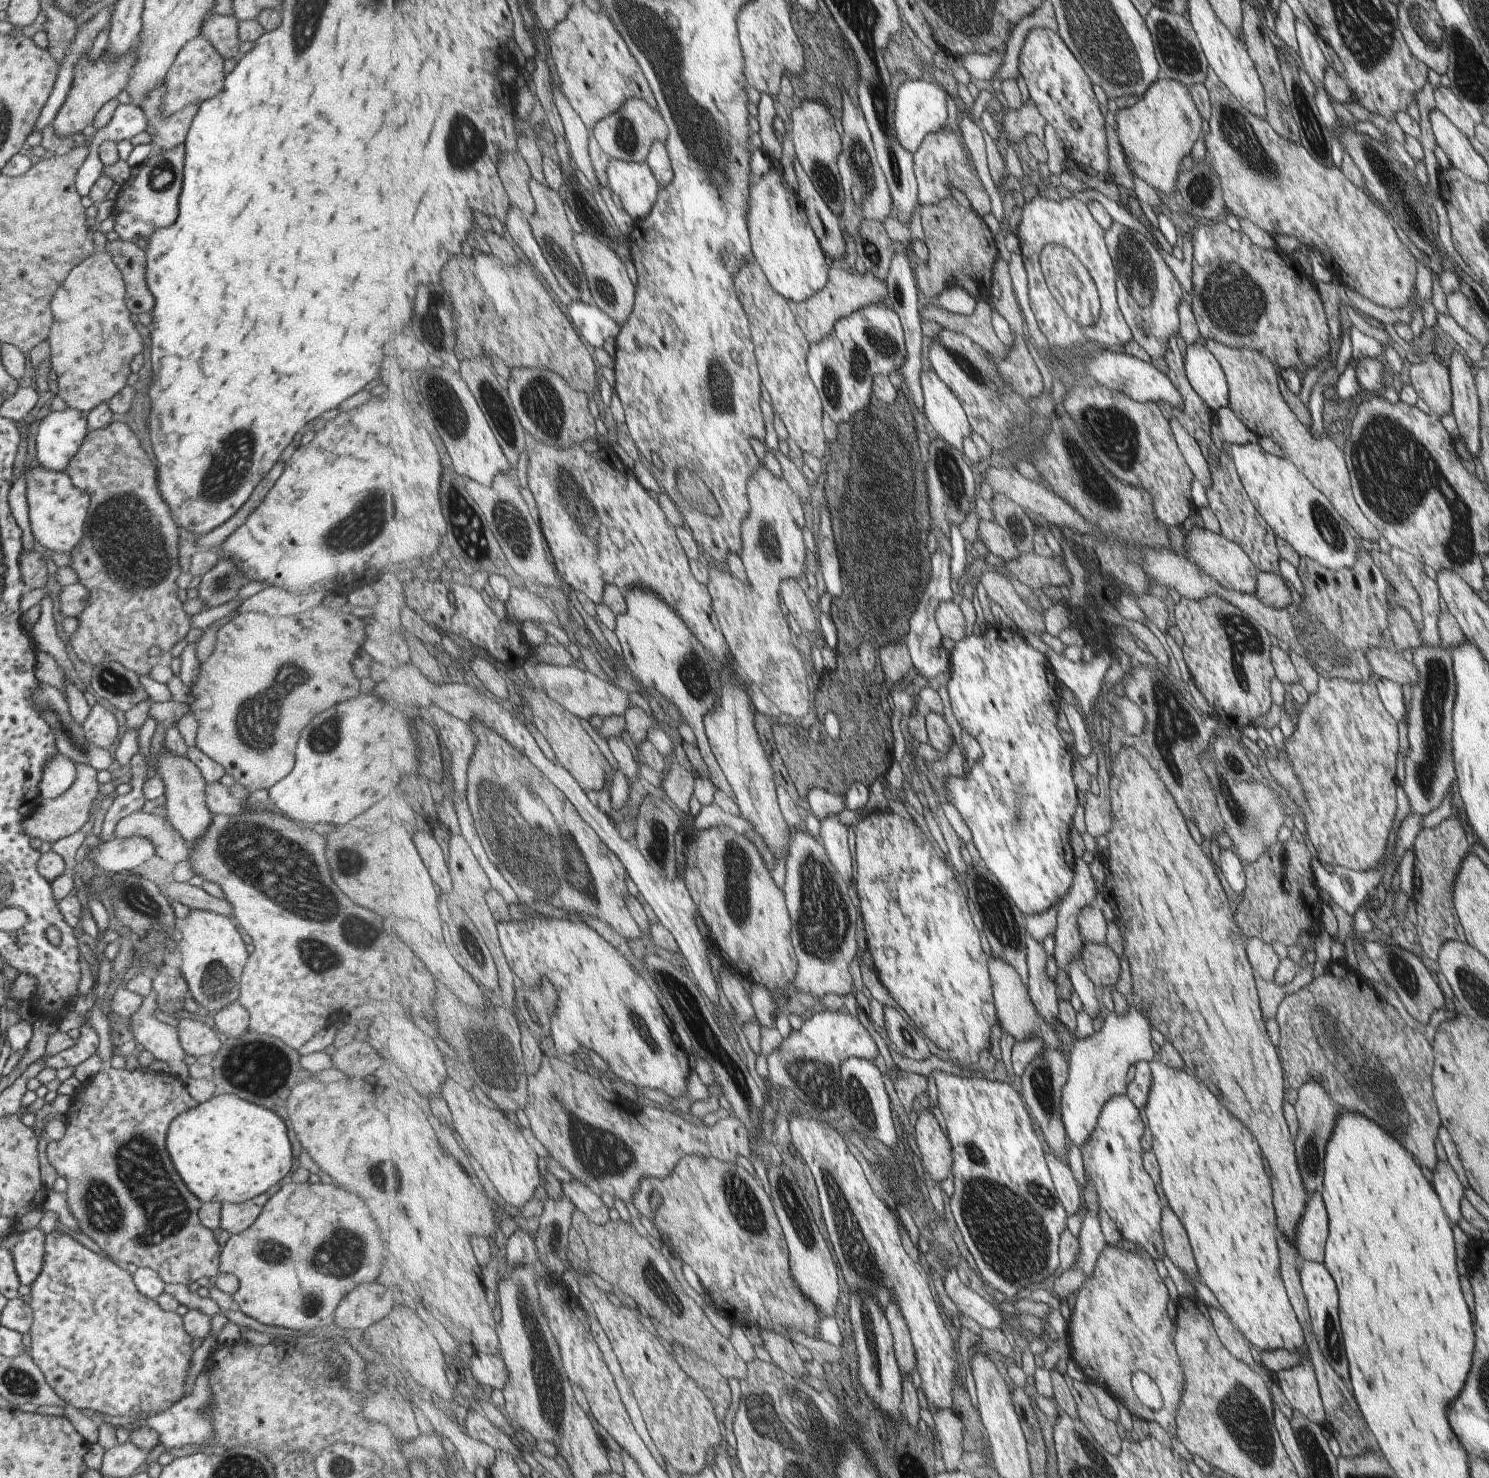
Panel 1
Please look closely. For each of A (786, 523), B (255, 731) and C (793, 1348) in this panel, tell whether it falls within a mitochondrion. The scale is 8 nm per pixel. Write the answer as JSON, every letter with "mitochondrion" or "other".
{"A":"other","B":"mitochondrion","C":"other"}

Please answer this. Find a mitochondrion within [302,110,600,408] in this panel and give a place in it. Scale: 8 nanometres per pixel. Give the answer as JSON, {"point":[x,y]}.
{"point":[464,137]}

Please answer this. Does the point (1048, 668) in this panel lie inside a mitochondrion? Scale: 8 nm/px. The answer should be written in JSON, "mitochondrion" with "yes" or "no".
{"mitochondrion":"no"}

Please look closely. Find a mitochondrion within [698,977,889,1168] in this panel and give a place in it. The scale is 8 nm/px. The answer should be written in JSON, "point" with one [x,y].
{"point":[814,1078]}

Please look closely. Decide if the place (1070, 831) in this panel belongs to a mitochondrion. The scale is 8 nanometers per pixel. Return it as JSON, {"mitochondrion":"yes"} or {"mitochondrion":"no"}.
{"mitochondrion":"no"}

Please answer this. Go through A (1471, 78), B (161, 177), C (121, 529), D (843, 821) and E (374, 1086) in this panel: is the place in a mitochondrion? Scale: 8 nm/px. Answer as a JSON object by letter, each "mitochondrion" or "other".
{"A":"mitochondrion","B":"mitochondrion","C":"mitochondrion","D":"other","E":"other"}

